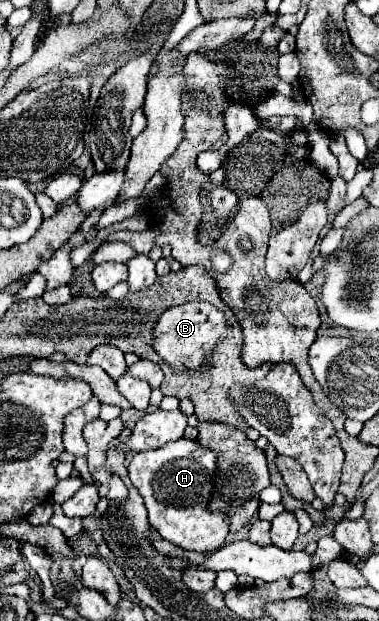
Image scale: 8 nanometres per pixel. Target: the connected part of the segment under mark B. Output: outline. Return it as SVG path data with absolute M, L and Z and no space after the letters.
M189 302L173 306L165 310L155 324L153 348L173 370L187 372L191 368L195 372L201 372L205 360L209 358L209 352L213 352L215 348L215 342L225 336L225 328L227 320L223 312L209 302Z

